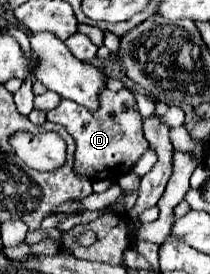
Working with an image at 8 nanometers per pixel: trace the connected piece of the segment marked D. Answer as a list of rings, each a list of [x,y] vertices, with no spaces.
[[[127,88],[119,92],[103,90],[99,98],[101,108],[97,112],[89,112],[77,102],[61,100],[61,104],[47,112],[47,120],[61,124],[75,138],[75,172],[87,176],[91,180],[115,180],[133,170],[139,158],[147,152],[147,142],[143,136],[143,118],[137,110],[135,94]]]

